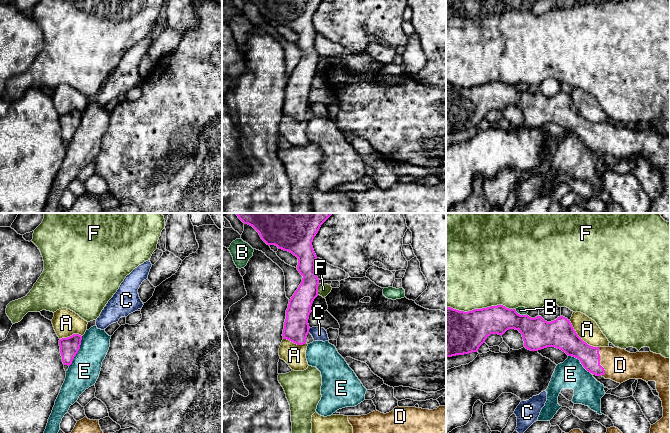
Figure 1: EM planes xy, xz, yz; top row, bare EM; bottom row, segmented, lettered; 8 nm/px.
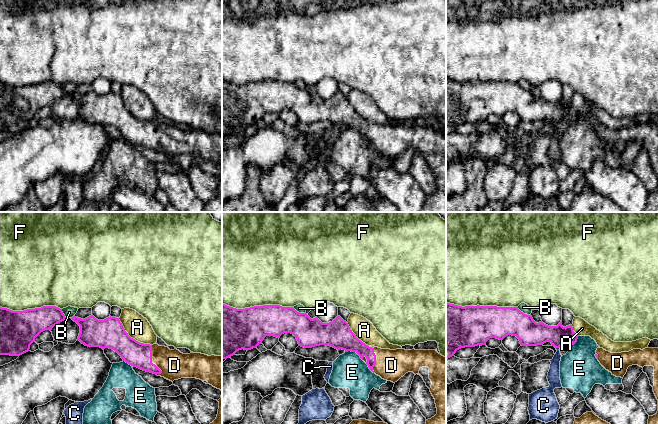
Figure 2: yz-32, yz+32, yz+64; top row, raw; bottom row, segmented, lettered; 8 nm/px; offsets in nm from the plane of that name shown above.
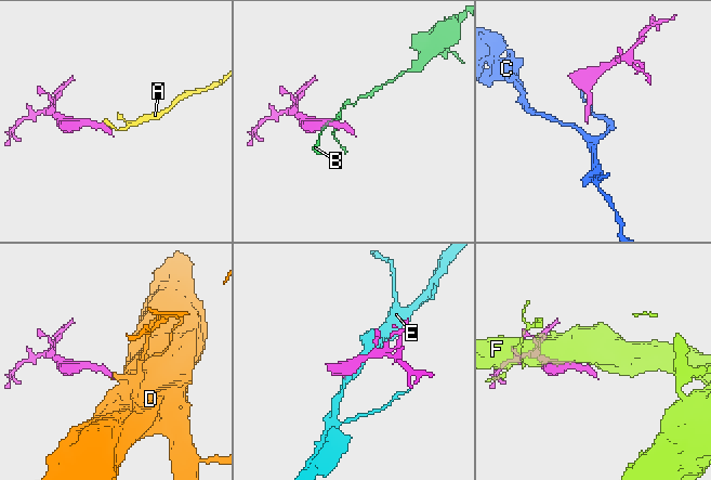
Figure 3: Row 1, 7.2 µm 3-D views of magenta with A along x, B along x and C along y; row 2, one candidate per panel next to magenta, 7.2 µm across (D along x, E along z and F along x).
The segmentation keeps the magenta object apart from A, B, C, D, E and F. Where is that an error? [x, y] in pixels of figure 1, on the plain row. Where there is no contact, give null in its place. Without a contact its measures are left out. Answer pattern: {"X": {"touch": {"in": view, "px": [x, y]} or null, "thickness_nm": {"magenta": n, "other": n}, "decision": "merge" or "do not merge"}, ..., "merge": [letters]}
{"A": {"touch": {"in": "yz", "px": [580, 114]}, "thickness_nm": {"magenta": 220, "other": 180}, "decision": "do not merge"}, "B": {"touch": {"in": "yz", "px": [519, 90]}, "thickness_nm": {"magenta": 240, "other": 60}, "decision": "do not merge"}, "C": {"touch": {"in": "xz", "px": [308, 106]}, "thickness_nm": {"magenta": 200, "other": 110}, "decision": "do not merge"}, "D": {"touch": {"in": "yz", "px": [599, 137]}, "thickness_nm": {"magenta": 170, "other": 260}, "decision": "merge"}, "E": {"touch": {"in": "xy", "px": [78, 126]}, "thickness_nm": {"magenta": 160, "other": 240}, "decision": "do not merge"}, "F": {"touch": {"in": "yz", "px": [480, 85]}, "thickness_nm": {"magenta": 340, "other": 480}, "decision": "do not merge"}, "merge": ["D"]}

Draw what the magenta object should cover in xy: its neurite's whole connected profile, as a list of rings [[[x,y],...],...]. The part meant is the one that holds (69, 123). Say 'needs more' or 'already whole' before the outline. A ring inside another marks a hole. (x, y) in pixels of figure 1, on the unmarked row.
already whole | [[[73,110],[70,113],[59,116],[60,129],[64,141],[70,142],[81,121],[82,112]]]

